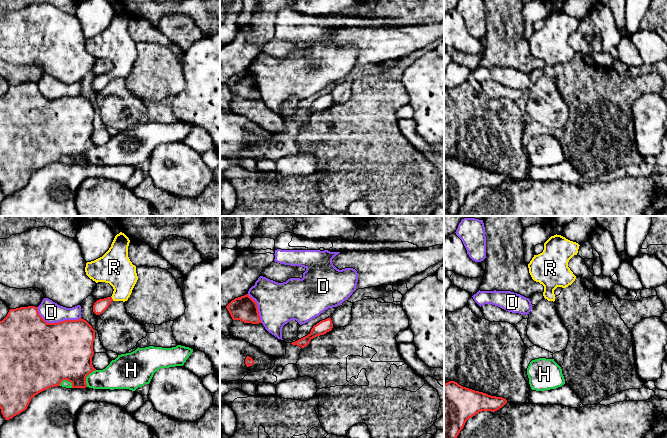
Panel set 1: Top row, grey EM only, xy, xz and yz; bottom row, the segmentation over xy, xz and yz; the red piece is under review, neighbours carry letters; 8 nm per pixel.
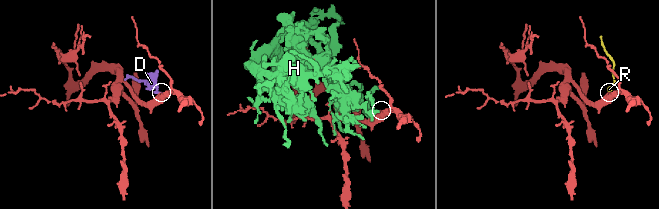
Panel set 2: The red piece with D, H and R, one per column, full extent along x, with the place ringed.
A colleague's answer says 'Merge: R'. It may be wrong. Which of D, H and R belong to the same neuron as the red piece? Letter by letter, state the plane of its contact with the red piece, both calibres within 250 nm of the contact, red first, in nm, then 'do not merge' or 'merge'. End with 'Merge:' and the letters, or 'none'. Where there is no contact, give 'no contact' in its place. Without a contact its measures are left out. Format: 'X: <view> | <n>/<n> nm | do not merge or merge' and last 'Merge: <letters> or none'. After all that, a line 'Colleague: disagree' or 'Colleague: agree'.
D: xy | 500/170 nm | do not merge
H: xy | 440/220 nm | do not merge
R: xy | 100/280 nm | merge
Merge: R
Colleague: agree

